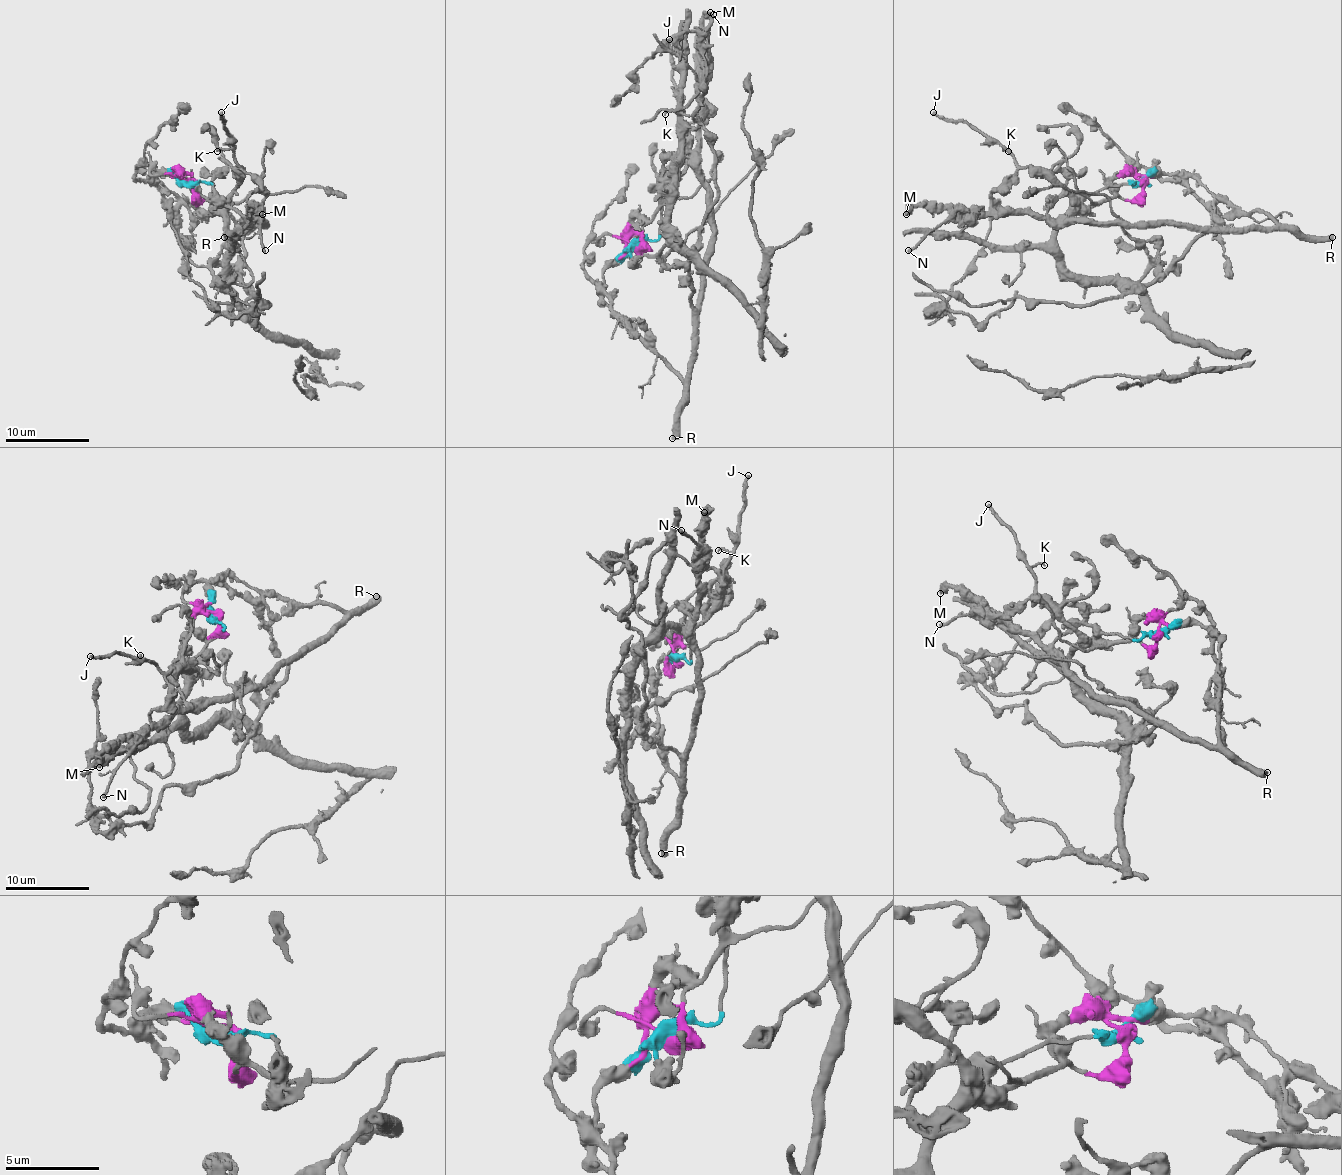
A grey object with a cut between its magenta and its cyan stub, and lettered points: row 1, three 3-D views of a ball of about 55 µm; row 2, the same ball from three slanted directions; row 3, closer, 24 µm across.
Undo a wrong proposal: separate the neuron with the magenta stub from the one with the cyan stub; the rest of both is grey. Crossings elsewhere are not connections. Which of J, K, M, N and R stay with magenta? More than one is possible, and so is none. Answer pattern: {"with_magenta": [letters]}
{"with_magenta": ["J", "K"]}

